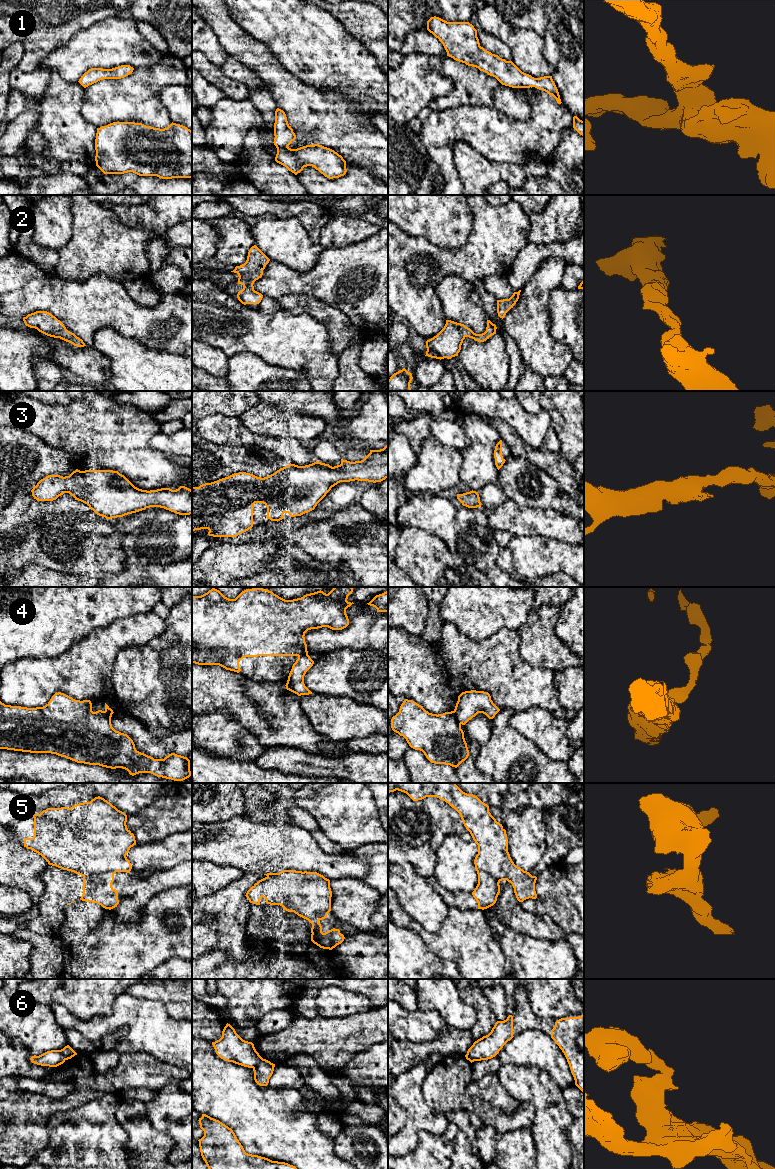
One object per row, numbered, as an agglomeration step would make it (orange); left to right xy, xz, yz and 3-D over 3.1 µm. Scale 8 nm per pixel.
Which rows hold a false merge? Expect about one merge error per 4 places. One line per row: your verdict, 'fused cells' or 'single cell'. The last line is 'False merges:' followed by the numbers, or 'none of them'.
1: single cell
2: single cell
3: single cell
4: fused cells
5: fused cells
6: fused cells
False merges: 4, 5, 6

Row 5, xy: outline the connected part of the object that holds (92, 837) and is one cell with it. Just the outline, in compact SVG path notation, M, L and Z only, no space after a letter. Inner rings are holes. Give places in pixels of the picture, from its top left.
M98 796L71 808L47 808L33 818L34 837L25 838L24 847L41 855L49 865L85 874L110 870L130 873L132 866L126 855L136 845L135 836L127 828L127 815L104 798Z

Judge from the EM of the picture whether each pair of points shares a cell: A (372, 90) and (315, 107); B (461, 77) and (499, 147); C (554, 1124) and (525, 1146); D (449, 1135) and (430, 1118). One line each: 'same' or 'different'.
A: different
B: different
C: different
D: different

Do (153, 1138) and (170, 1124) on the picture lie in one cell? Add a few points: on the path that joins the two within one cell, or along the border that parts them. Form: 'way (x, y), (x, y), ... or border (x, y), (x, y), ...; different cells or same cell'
border (146, 1113), (149, 1124), (173, 1140), (170, 1153); different cells

